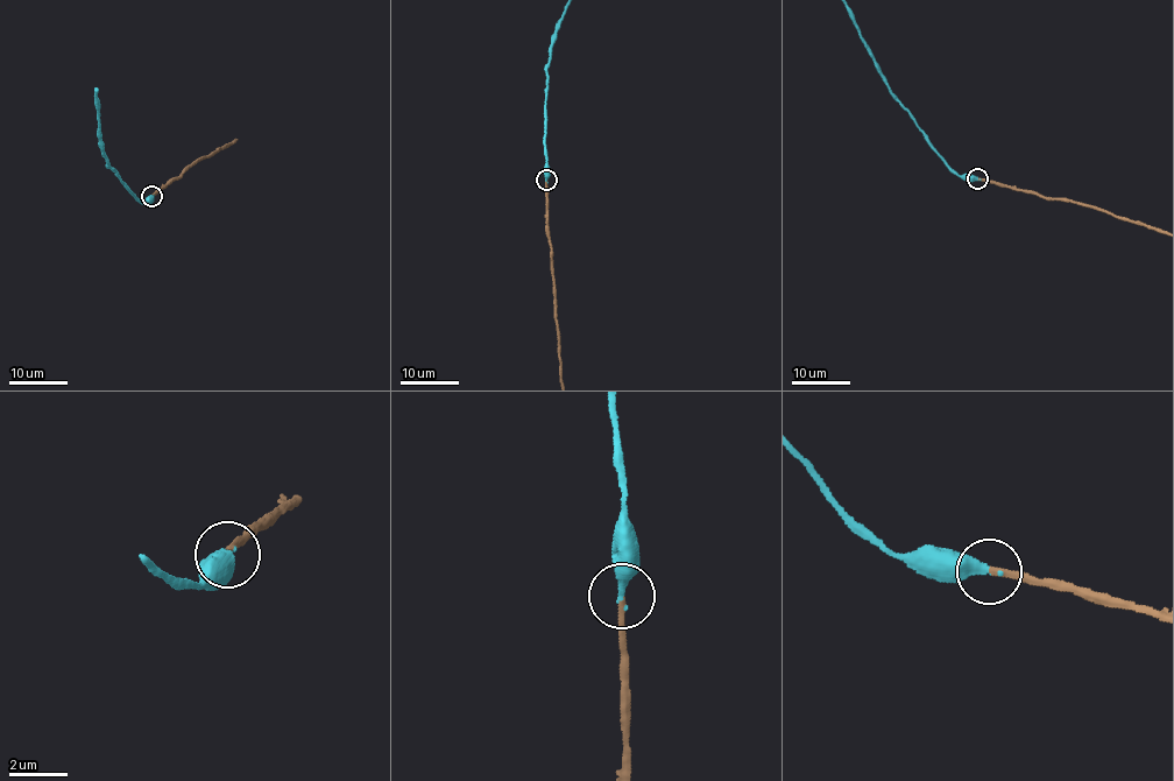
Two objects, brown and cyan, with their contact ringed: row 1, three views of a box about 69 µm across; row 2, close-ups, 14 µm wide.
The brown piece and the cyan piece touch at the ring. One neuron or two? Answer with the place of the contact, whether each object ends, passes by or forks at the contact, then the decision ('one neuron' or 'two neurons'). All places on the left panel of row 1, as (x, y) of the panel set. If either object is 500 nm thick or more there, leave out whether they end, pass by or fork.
(151, 196) | brown ends | cyan ends | one neuron

